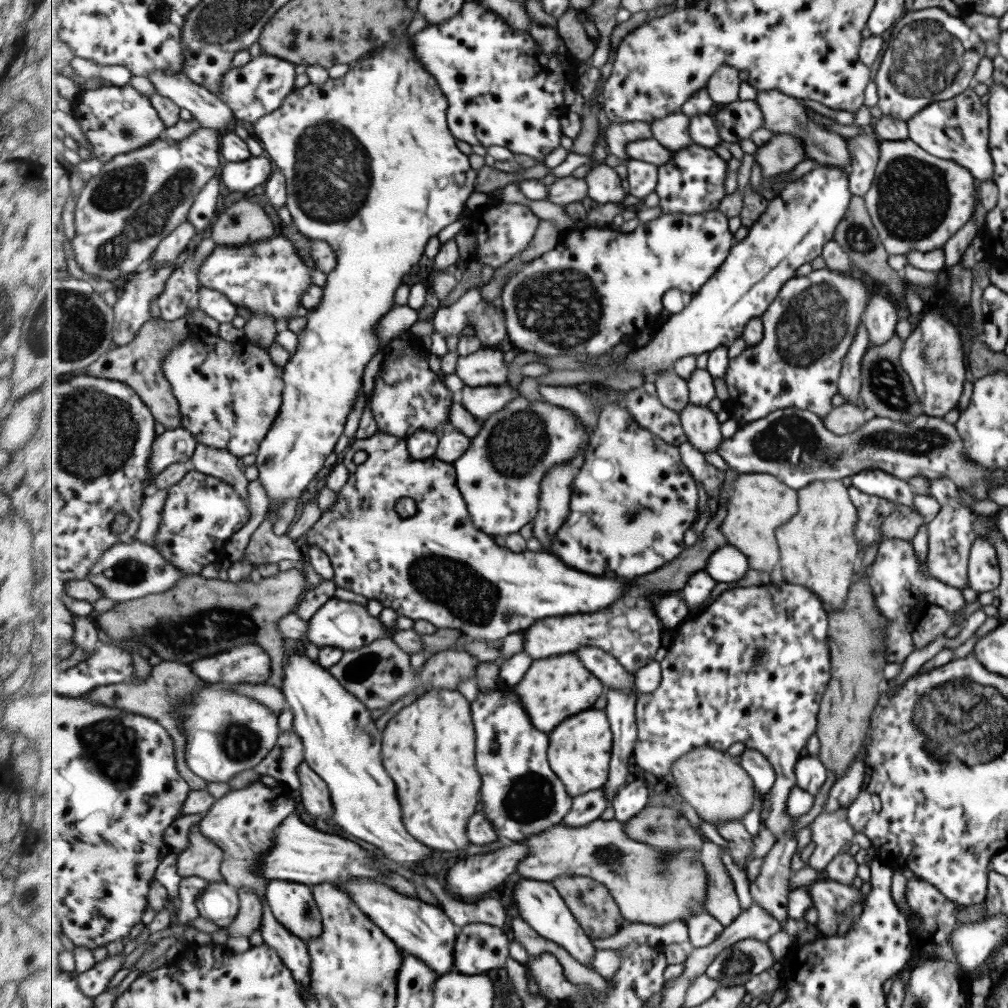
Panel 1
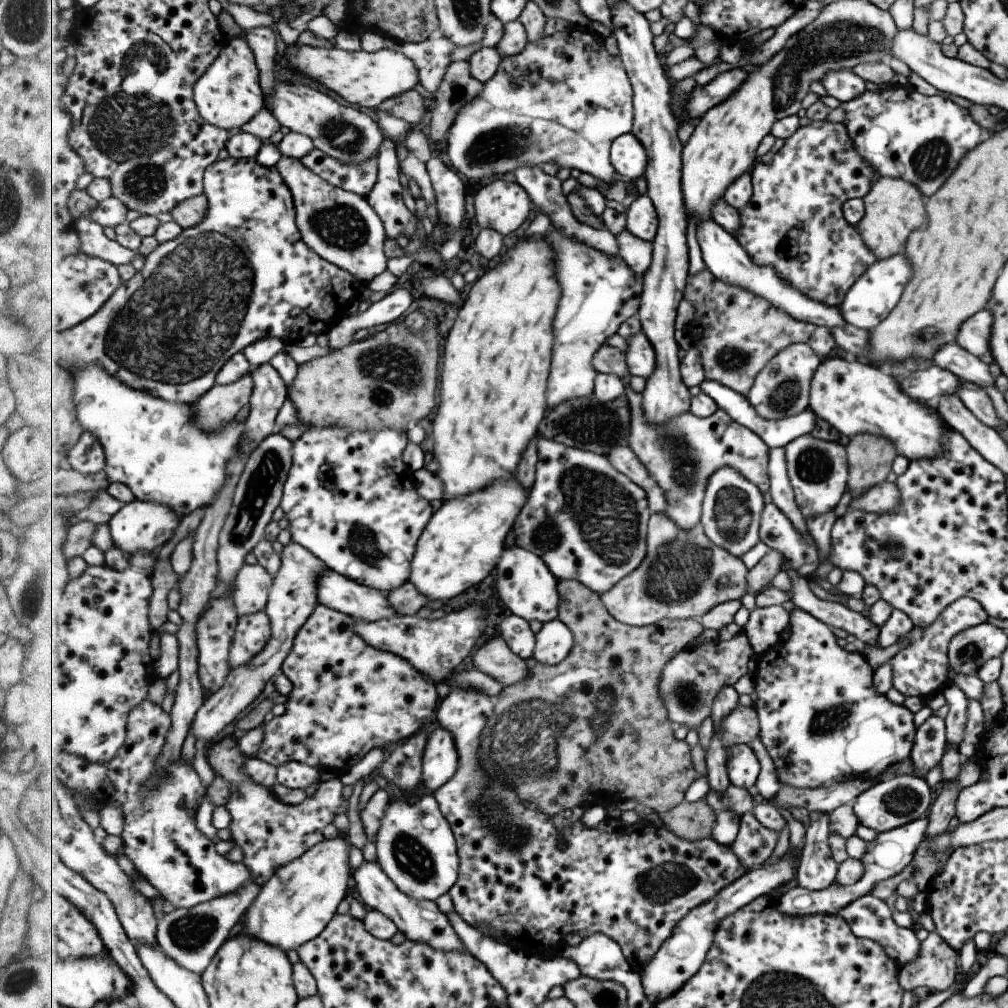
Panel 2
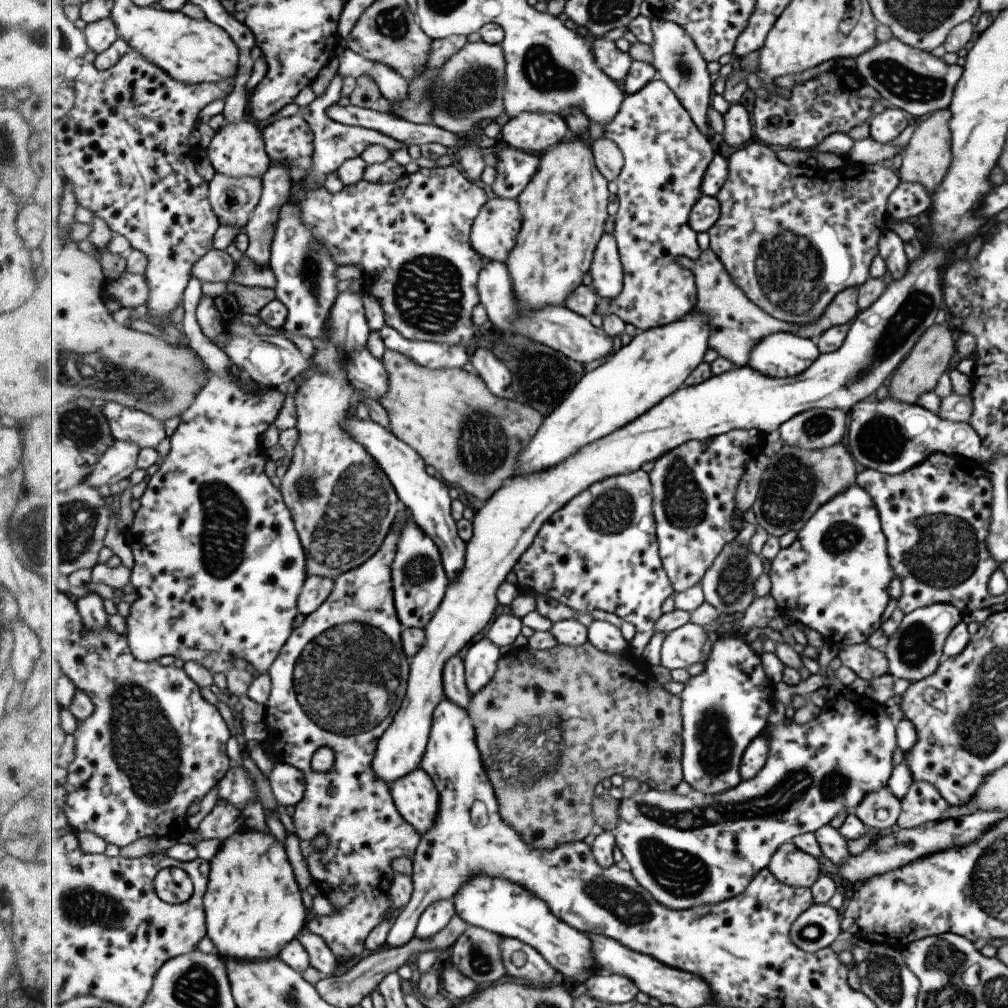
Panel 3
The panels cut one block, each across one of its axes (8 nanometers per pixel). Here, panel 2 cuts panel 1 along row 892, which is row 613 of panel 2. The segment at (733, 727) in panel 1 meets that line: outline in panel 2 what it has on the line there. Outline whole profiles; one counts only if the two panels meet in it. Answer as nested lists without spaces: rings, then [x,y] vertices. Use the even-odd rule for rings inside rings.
[[[783,605],[756,607],[750,612],[744,632],[759,656],[782,642],[781,632],[790,626],[790,612]]]

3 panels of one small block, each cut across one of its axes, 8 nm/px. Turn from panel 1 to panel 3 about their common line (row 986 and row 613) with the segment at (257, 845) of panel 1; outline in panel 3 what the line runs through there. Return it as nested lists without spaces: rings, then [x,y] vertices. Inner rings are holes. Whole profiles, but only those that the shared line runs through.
[[[309,576],[298,601],[300,612],[305,617],[308,617],[316,610],[319,610],[321,605],[331,596],[335,583],[336,580],[333,577]]]

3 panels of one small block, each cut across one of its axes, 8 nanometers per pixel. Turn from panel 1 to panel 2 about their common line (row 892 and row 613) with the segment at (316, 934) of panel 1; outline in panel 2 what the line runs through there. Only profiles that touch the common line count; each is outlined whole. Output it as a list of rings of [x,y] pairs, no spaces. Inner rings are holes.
[[[293,540],[283,546],[280,554],[282,567],[274,577],[268,605],[264,610],[272,620],[272,640],[259,655],[251,660],[251,663],[235,667],[223,688],[207,698],[196,714],[191,728],[197,740],[207,739],[209,742],[211,738],[219,736],[225,726],[235,722],[237,716],[245,712],[263,694],[267,682],[281,673],[285,660],[291,654],[298,632],[307,624],[309,617],[321,603],[318,597],[318,580],[326,569],[330,570],[327,563],[314,555],[309,548]]]

